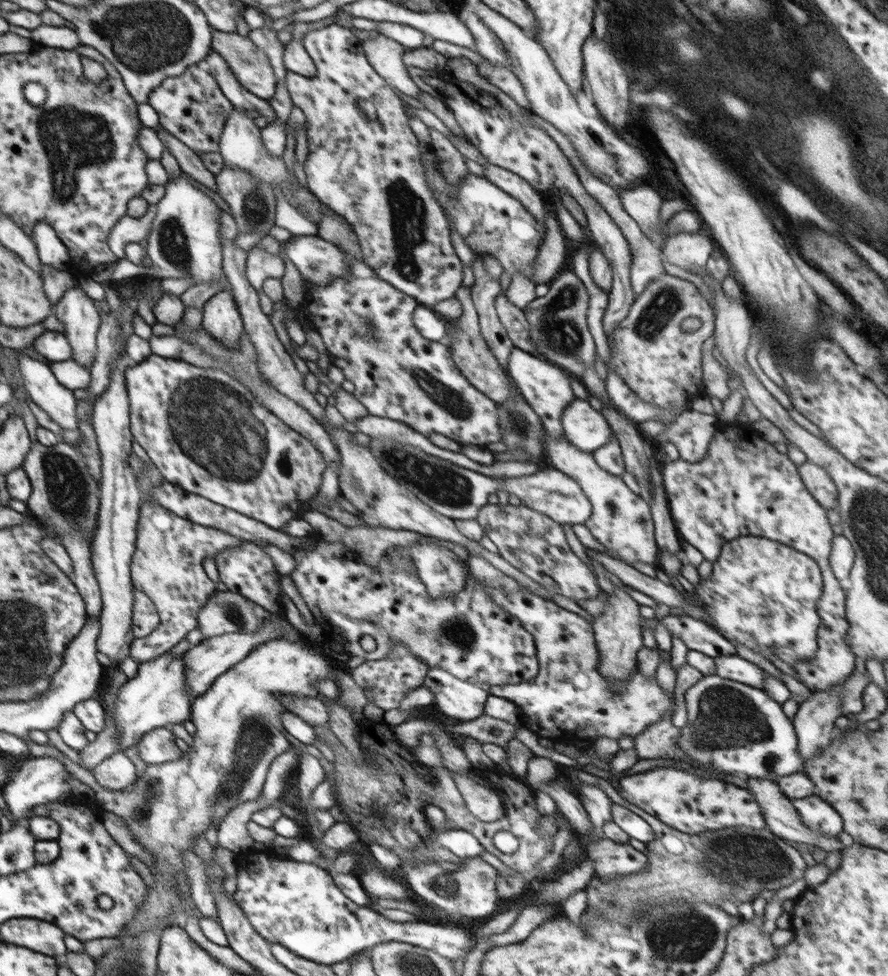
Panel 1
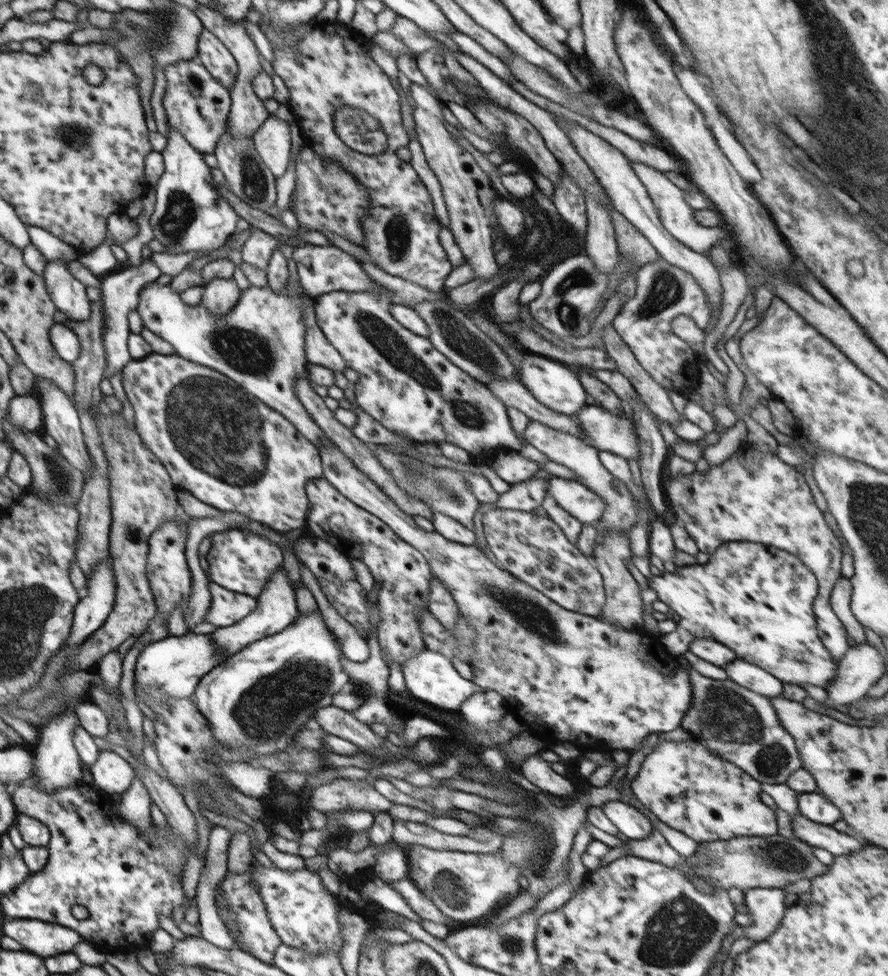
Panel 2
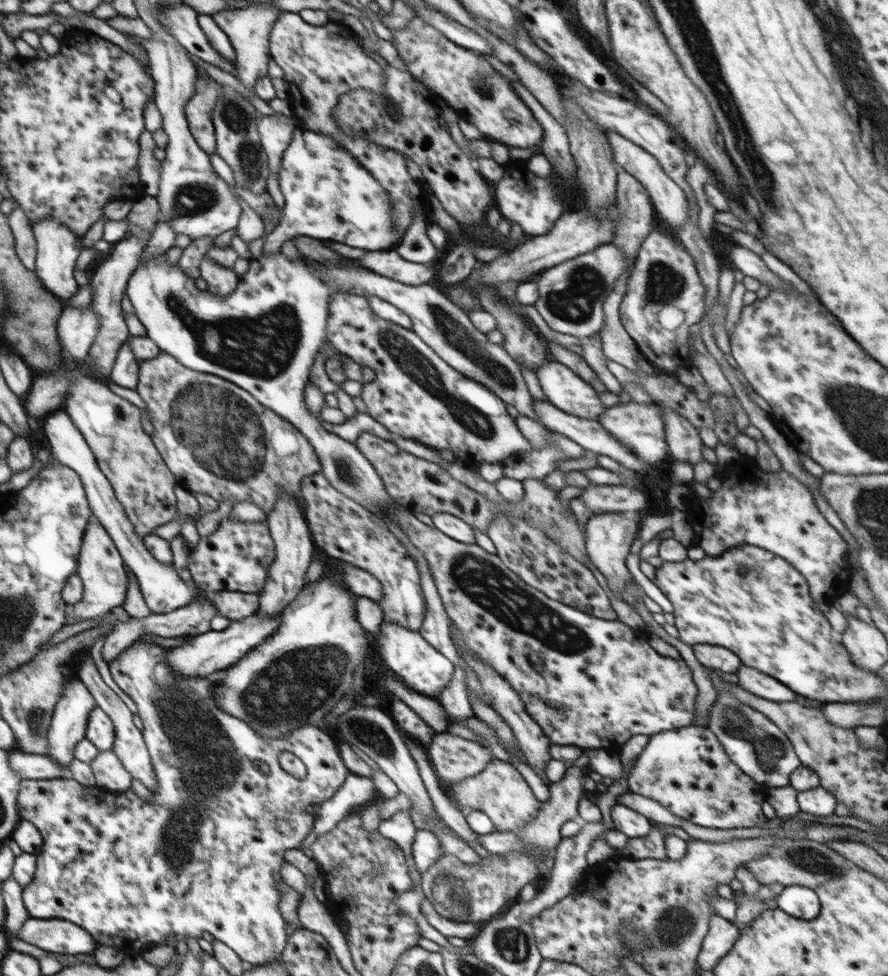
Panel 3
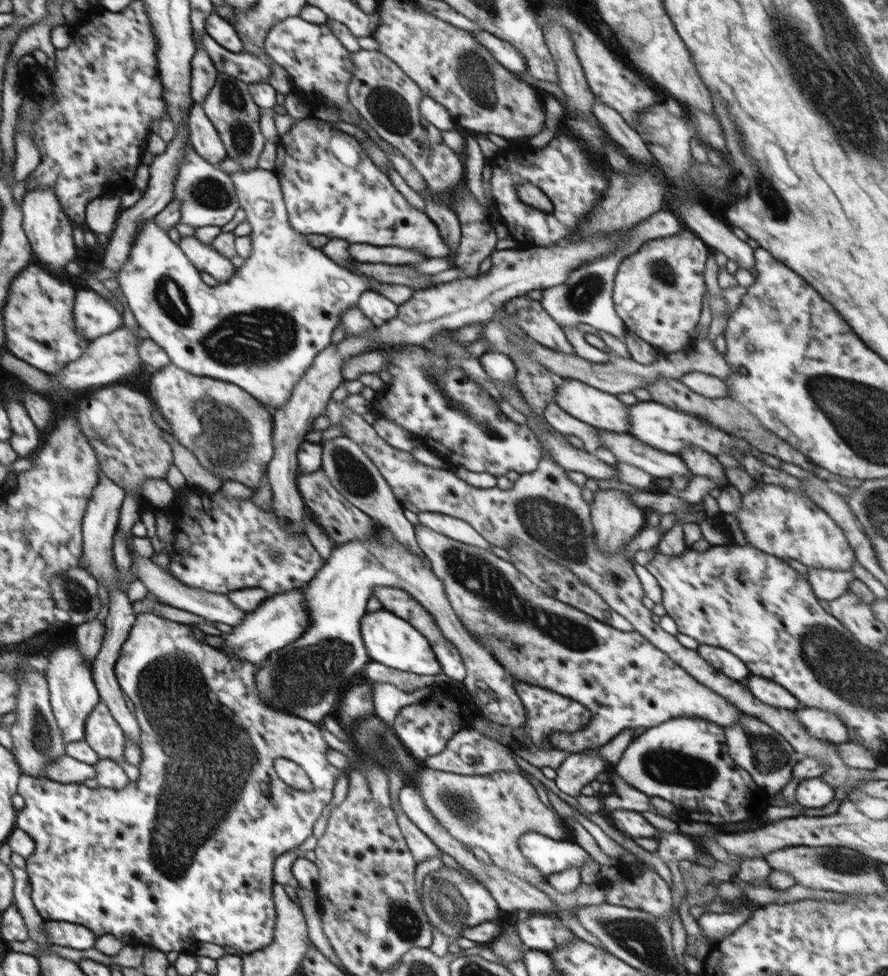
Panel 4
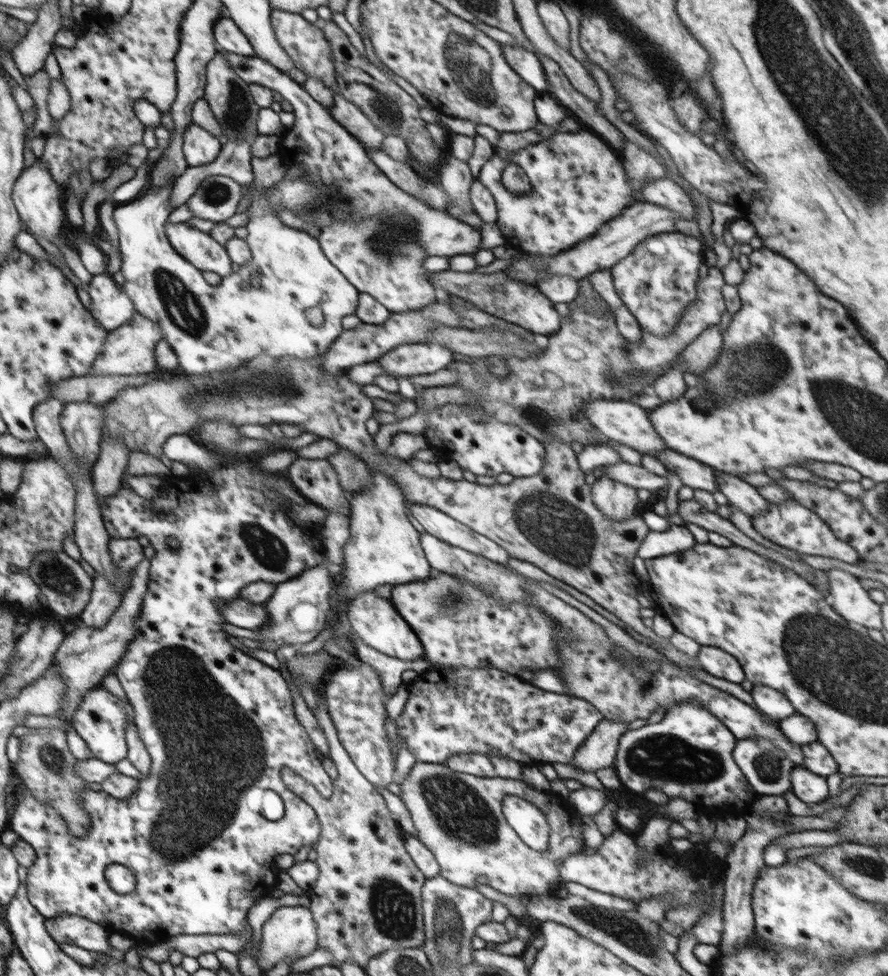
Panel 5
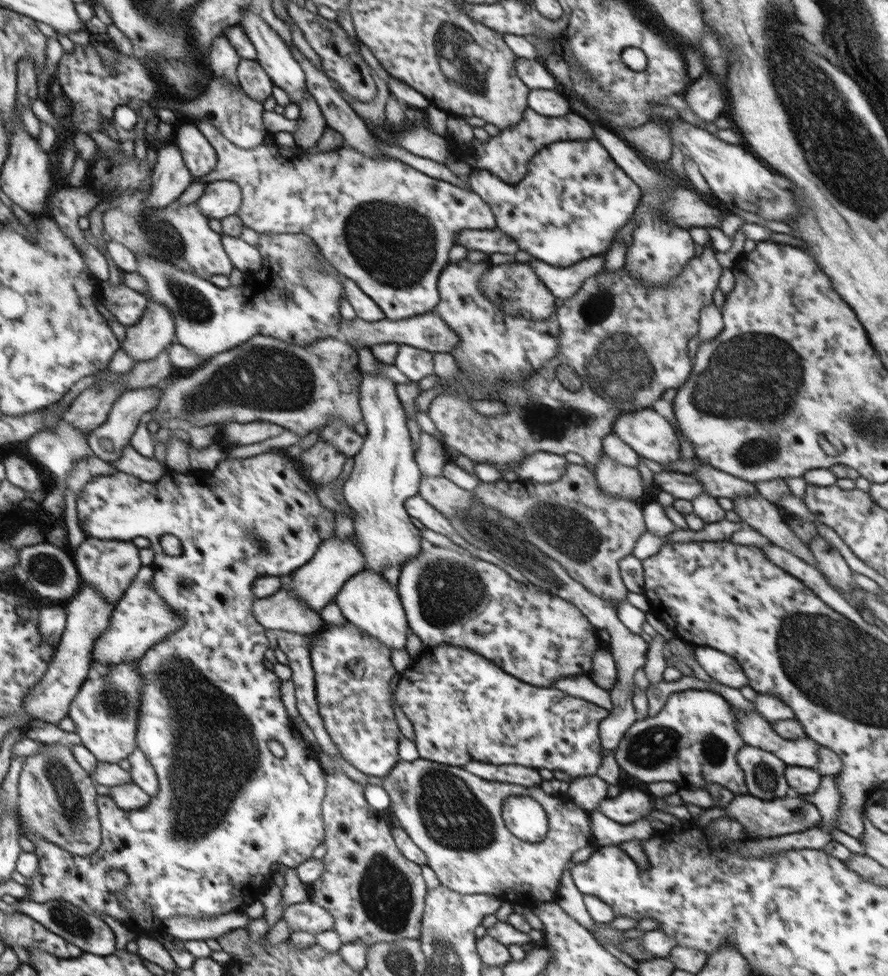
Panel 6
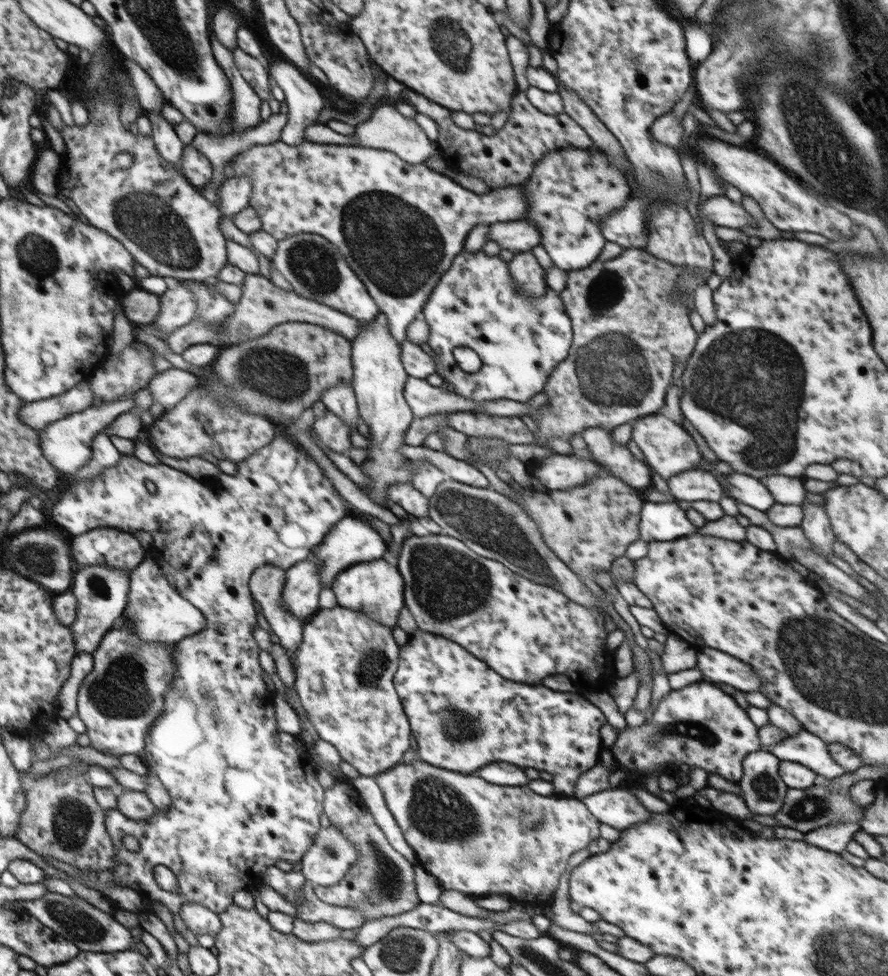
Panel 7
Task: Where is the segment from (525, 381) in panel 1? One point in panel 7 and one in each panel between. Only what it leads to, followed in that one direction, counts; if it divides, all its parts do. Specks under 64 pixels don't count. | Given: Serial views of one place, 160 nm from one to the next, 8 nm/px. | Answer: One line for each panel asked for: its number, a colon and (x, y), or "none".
2: (556, 385)
3: (565, 390)
4: (605, 411)
5: (623, 421)
6: (648, 433)
7: (669, 449)

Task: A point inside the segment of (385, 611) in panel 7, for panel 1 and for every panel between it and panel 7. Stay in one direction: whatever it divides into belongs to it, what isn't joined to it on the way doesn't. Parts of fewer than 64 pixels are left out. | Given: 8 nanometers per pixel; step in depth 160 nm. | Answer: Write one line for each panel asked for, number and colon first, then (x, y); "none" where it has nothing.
1: (458, 699)
2: (430, 677)
3: (427, 672)
4: (389, 640)
5: (374, 620)
6: (366, 599)

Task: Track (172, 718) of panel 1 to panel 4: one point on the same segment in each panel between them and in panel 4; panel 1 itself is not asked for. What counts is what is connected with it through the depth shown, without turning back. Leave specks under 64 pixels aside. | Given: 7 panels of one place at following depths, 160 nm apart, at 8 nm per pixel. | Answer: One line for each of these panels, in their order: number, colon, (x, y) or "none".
2: (173, 666)
3: (206, 654)
4: (281, 619)

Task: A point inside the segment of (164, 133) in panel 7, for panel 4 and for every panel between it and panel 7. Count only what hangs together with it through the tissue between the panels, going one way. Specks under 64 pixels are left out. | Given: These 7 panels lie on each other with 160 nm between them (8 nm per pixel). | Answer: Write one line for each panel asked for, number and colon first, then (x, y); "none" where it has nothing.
4: (261, 330)
5: (261, 309)
6: (170, 178)

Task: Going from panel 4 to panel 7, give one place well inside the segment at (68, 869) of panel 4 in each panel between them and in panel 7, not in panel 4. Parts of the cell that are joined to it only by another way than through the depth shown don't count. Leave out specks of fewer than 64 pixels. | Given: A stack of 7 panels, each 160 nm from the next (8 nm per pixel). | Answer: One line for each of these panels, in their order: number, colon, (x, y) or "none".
5: (215, 721)
6: (227, 809)
7: (240, 801)

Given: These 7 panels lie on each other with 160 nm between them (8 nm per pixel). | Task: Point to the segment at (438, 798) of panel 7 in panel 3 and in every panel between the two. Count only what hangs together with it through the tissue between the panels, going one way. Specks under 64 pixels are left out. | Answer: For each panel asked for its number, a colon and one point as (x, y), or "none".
3: (496, 791)
4: (492, 811)
5: (458, 816)
6: (454, 816)

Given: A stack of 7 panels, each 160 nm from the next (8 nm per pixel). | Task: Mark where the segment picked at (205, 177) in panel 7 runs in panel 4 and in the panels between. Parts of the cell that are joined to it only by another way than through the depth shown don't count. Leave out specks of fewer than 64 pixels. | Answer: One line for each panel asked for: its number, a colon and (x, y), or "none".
4: (203, 135)
5: (200, 147)
6: (200, 157)

